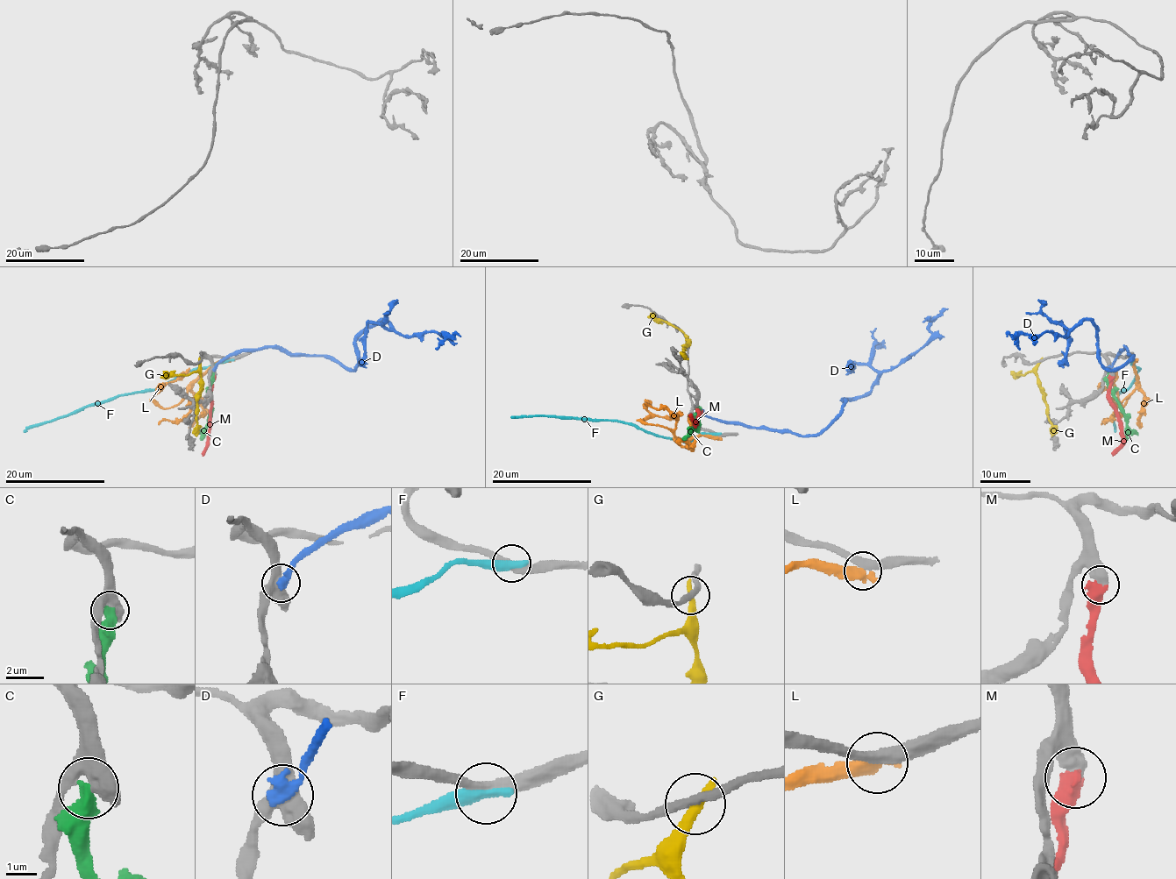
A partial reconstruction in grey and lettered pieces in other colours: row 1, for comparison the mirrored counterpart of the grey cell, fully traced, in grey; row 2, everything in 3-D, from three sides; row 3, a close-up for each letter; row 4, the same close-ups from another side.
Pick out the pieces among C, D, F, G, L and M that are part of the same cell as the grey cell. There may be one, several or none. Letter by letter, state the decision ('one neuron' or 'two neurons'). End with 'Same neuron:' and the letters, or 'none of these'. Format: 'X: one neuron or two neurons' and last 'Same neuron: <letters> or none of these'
C: two neurons
D: two neurons
F: two neurons
G: two neurons
L: two neurons
M: one neuron
Same neuron: M

